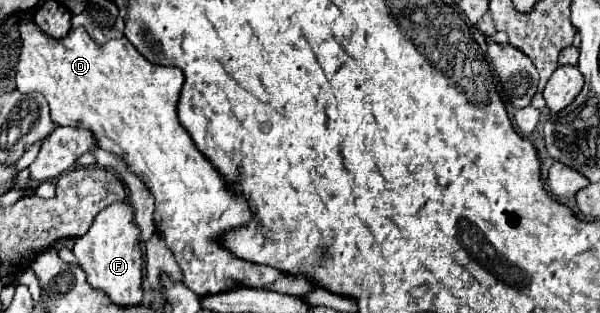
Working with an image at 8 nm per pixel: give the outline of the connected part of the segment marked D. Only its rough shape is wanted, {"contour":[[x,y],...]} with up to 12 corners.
{"contour":[[20,21],[16,89],[88,127],[156,197],[156,229],[202,297],[264,287],[248,223],[180,125],[178,67],[126,37]]}

